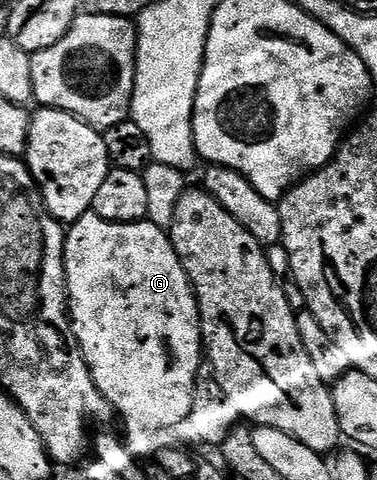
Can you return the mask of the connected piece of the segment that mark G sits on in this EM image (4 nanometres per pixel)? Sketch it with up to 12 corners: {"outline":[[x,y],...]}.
{"outline":[[166,229],[65,234],[73,336],[134,456],[191,414],[193,286]]}

